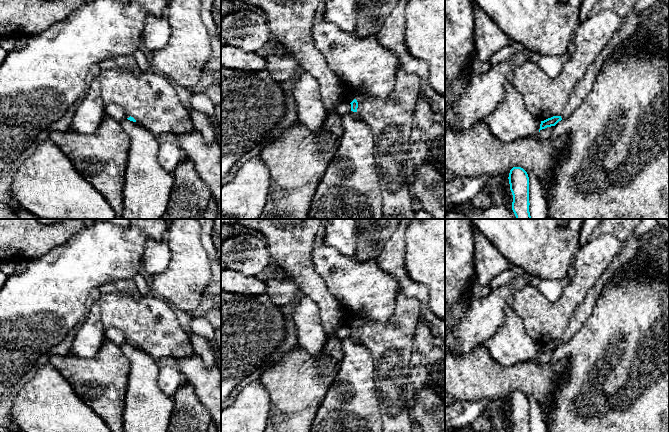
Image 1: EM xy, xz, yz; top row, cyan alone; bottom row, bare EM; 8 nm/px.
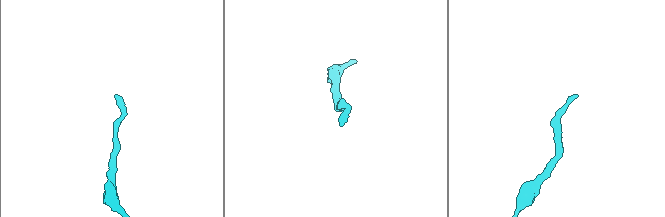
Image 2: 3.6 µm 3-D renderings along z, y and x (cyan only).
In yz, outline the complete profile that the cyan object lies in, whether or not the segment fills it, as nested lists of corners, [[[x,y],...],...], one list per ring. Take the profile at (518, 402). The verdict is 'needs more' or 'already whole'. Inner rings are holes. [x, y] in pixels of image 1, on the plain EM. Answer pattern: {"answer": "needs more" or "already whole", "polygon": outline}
{"answer": "already whole", "polygon": [[[513,391],[508,403],[513,419],[512,432],[529,432],[529,401],[527,396],[521,391]]]}

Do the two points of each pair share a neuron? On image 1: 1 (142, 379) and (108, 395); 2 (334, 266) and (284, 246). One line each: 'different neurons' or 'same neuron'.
1: different neurons
2: different neurons

